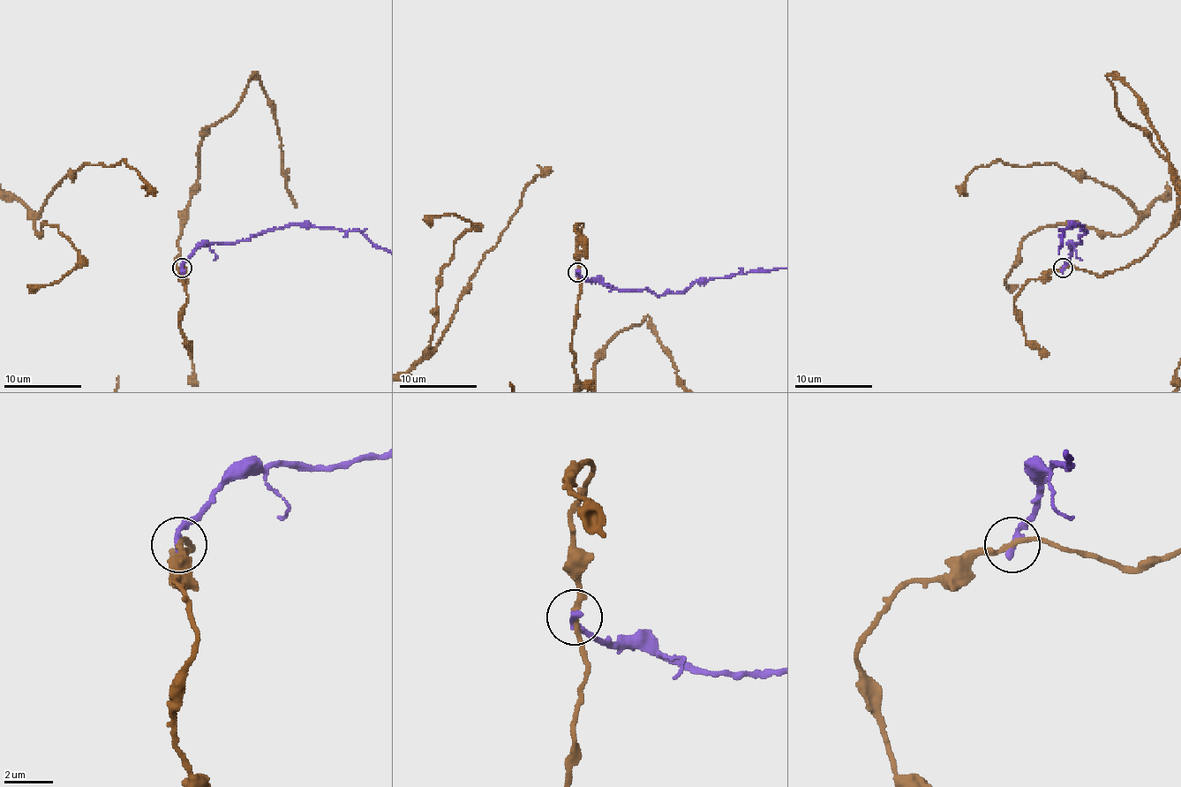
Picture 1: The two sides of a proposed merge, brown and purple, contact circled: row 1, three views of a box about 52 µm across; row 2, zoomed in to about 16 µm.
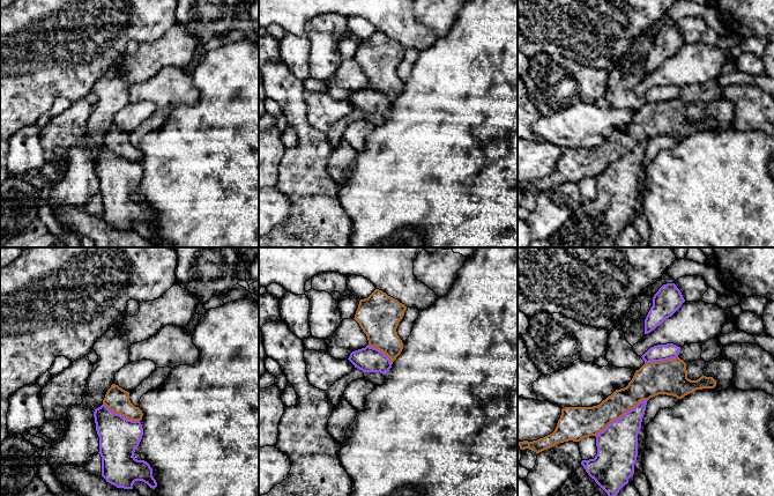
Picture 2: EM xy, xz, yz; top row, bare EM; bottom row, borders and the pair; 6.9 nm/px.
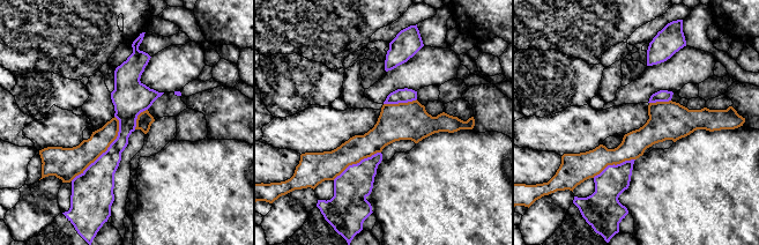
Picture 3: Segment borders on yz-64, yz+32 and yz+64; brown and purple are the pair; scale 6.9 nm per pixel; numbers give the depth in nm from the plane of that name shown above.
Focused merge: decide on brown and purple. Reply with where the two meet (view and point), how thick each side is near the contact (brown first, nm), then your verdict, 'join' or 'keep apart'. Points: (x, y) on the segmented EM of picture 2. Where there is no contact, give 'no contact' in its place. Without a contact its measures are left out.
yz (620, 416) | 200/280 nm | keep apart

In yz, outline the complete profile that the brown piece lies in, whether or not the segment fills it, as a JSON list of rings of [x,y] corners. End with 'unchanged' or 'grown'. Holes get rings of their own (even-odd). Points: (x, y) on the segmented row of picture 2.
[[[679,357],[645,363],[635,371],[632,380],[624,388],[616,390],[600,405],[593,407],[565,407],[561,409],[555,431],[537,441],[518,442],[521,450],[529,449],[536,453],[556,444],[596,436],[612,421],[620,419],[640,401],[658,394],[682,399],[702,388],[714,388],[713,377],[701,376],[697,380],[687,378],[686,363]]] | unchanged

